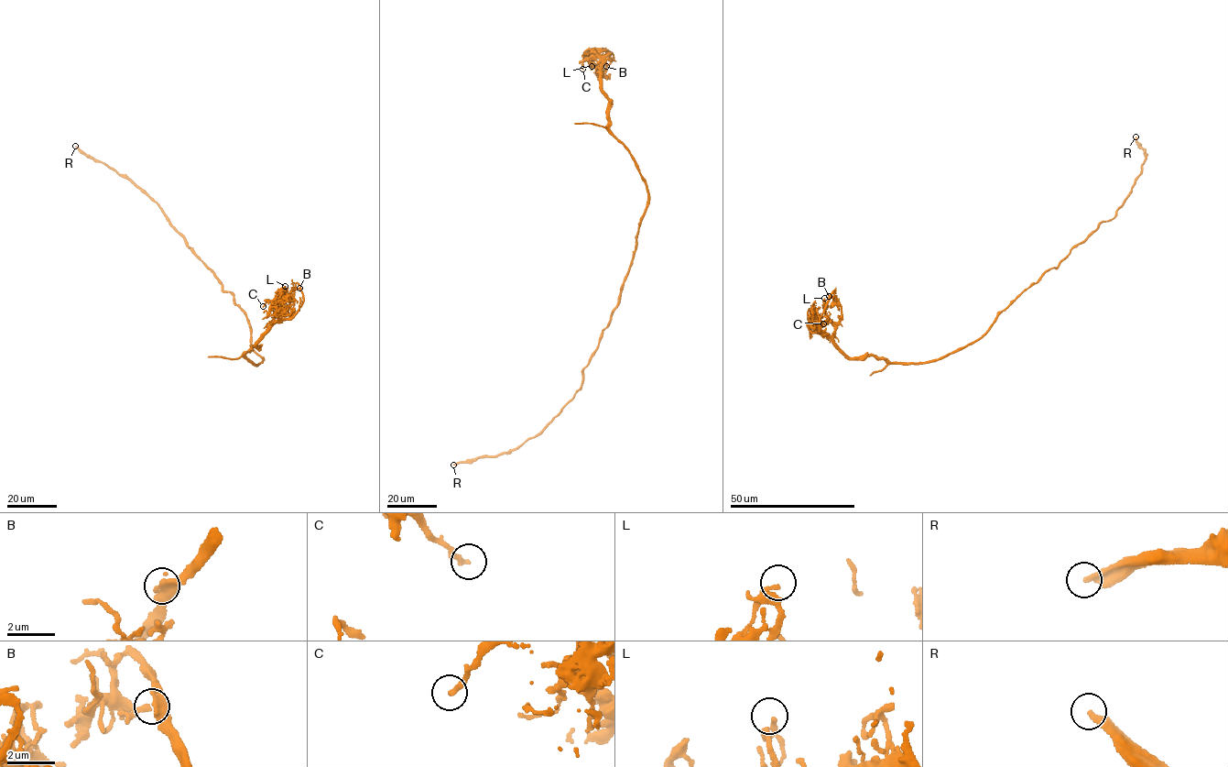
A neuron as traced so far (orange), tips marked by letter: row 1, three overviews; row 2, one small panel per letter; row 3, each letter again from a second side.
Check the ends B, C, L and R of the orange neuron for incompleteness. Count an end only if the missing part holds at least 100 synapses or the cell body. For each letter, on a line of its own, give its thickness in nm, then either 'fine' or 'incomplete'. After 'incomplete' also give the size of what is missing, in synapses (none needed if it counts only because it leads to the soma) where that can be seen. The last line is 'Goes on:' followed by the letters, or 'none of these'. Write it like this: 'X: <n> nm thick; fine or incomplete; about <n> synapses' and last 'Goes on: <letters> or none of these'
B: 320 nm thick; fine
C: 200 nm thick; fine
L: 140 nm thick; fine
R: 360 nm thick; incomplete; about 450 synapses
Goes on: R

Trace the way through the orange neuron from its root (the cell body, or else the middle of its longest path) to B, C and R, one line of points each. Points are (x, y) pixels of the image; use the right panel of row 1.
B: (1025, 290), (977, 339), (936, 359), (903, 364), (873, 356), (845, 356), (839, 352), (819, 322), (829, 296)
C: (1025, 290), (980, 337), (929, 361), (845, 356), (819, 334), (816, 319), (823, 323)
R: (1025, 290), (1036, 283), (1045, 272), (1056, 268), (1102, 222), (1114, 217), (1146, 158), (1135, 136)

